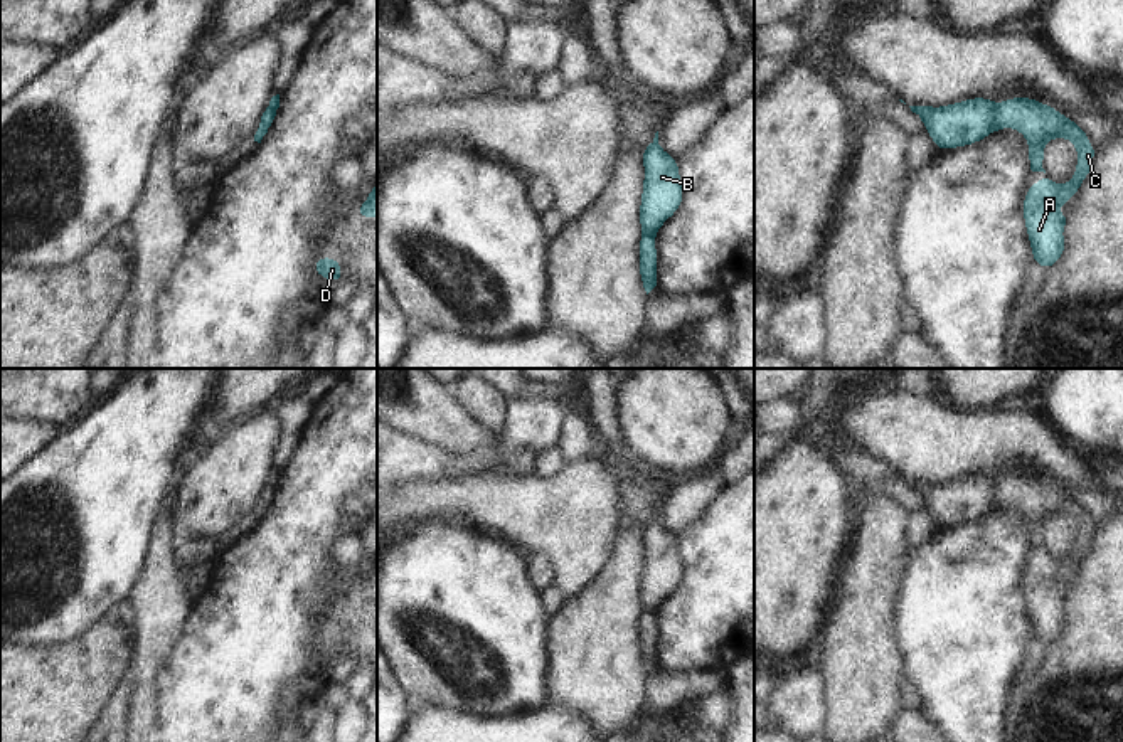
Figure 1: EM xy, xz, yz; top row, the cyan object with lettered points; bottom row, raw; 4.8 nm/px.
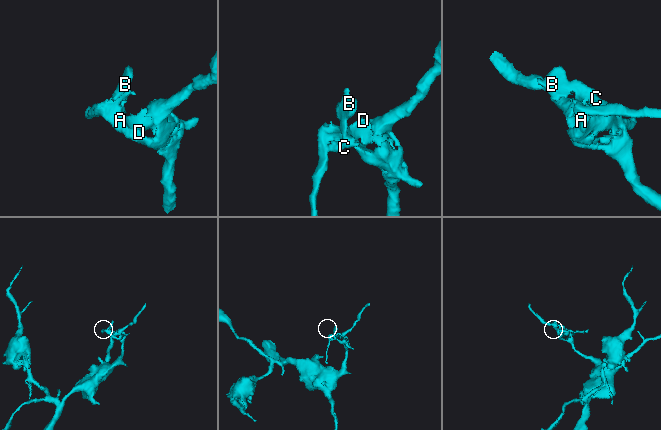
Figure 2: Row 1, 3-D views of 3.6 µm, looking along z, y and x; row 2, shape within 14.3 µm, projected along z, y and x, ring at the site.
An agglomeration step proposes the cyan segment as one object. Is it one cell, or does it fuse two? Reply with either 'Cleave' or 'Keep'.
Keep.

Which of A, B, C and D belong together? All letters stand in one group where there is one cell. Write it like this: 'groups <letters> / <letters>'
groups A B C D

